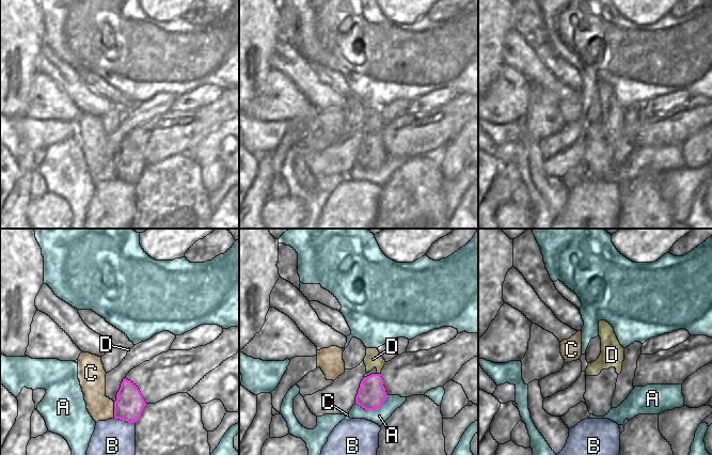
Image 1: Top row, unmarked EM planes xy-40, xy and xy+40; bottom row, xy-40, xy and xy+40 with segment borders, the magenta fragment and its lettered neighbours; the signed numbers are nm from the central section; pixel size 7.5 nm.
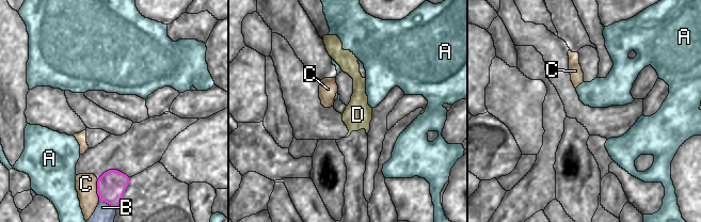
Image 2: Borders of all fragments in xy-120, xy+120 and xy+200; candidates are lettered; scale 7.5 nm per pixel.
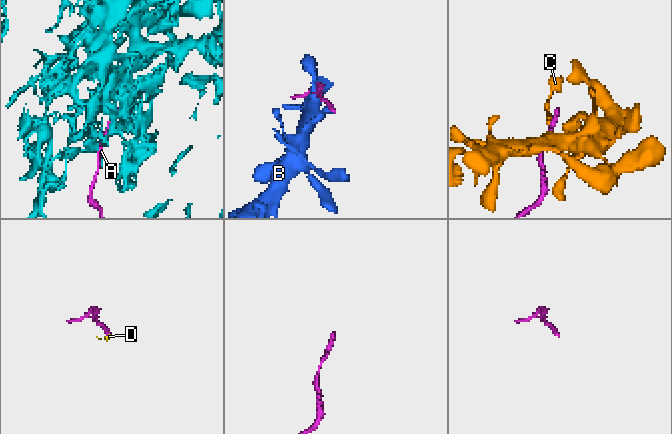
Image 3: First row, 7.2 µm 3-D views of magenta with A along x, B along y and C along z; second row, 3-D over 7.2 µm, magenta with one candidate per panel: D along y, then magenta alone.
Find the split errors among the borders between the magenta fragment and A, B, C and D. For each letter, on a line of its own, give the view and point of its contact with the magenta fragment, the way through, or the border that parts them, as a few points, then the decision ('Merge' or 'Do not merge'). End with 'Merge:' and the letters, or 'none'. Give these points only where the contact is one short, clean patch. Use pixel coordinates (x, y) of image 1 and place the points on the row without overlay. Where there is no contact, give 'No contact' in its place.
A: Touches magenta at xy (373, 170). Do not merge
B: Touches magenta at xy-40 (125, 181). Do not merge
C: Touches magenta at xy-40 (114, 171). Do not merge
D: Touches magenta at xy (379, 135). Path across: xy (372, 154), (372, 146), (379, 135), (379, 126), (373, 120). Merge
Merge: D.

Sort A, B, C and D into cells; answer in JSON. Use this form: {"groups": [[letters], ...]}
{"groups": [["A"], ["B"], ["C"], ["D"]]}

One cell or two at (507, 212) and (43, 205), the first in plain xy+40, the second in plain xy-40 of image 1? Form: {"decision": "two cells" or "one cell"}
{"decision": "one cell"}

